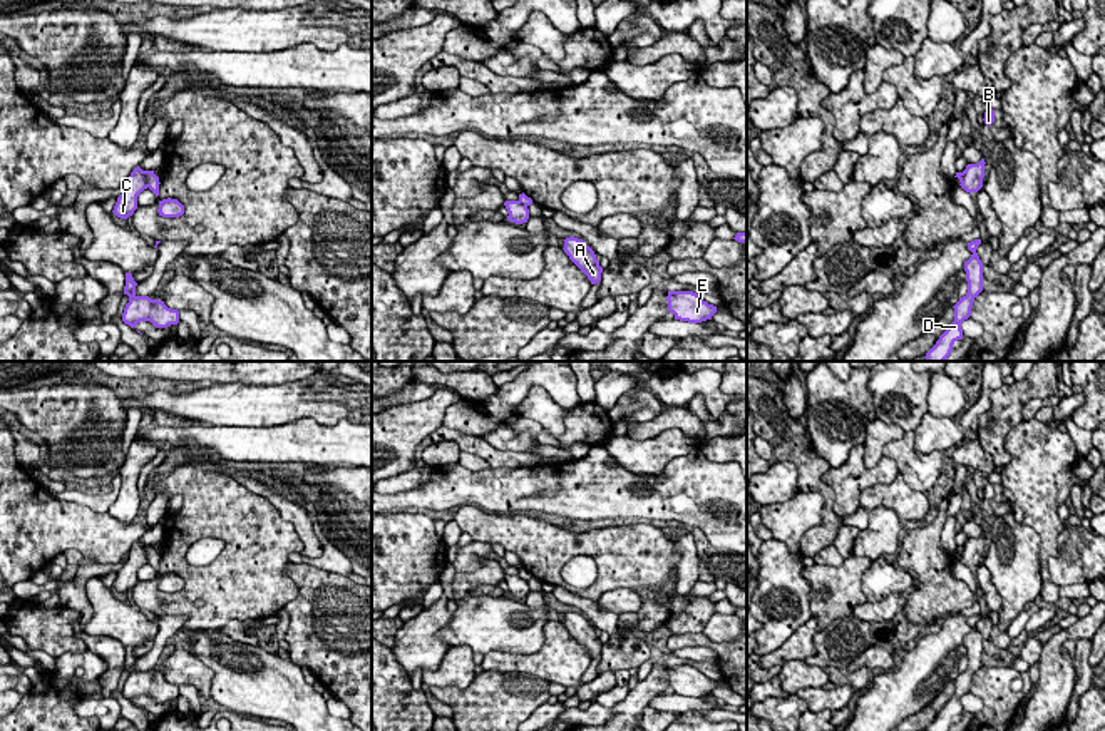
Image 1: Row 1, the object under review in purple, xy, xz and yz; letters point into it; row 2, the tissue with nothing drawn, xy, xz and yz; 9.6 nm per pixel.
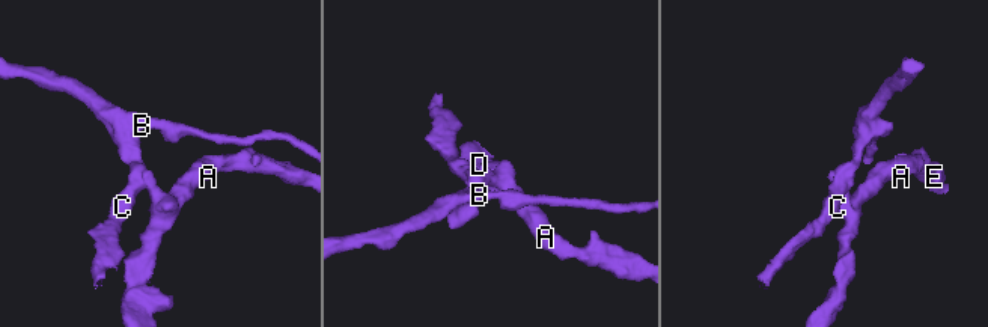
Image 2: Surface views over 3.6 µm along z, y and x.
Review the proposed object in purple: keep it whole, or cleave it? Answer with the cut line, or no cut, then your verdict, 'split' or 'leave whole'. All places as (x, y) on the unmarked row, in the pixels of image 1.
cut in xy along (144, 546), (148, 561); split

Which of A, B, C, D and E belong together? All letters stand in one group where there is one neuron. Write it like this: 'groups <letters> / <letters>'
groups A D E / B C

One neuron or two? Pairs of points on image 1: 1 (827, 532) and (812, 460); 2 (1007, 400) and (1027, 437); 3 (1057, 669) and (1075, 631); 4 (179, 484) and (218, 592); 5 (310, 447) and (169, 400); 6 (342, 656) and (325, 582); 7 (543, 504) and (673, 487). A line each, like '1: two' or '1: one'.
1: one
2: two
3: one
4: one
5: two
6: one
7: one

